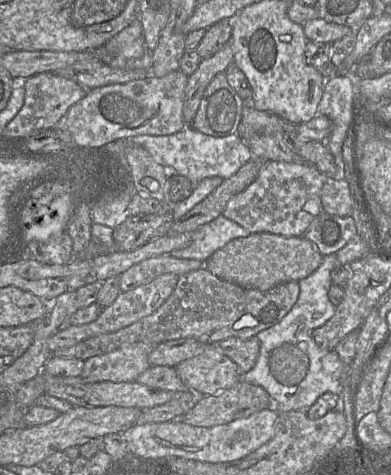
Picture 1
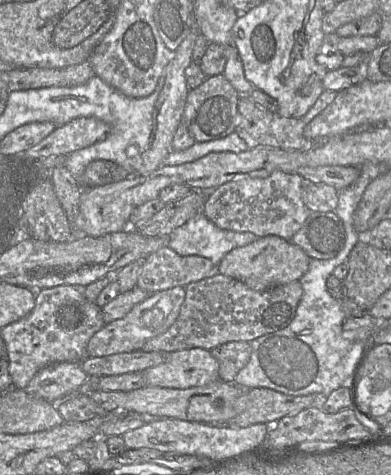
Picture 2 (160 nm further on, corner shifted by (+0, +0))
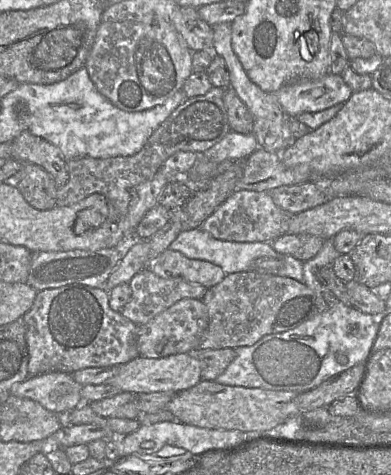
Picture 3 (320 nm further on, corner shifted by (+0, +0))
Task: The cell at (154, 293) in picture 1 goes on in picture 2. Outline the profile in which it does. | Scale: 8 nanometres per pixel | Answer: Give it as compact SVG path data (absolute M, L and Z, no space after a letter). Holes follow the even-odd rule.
M175 286L152 293L137 304L124 318L114 320L96 332L87 345L88 357L101 357L140 350L149 339L167 331L177 319L185 299L185 287Z

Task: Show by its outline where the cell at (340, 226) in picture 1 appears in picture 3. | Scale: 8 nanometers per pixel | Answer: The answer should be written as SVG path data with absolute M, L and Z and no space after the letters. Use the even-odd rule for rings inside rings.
M284 234L271 244L277 253L290 255L304 262L314 258L324 243L324 239L310 234Z

